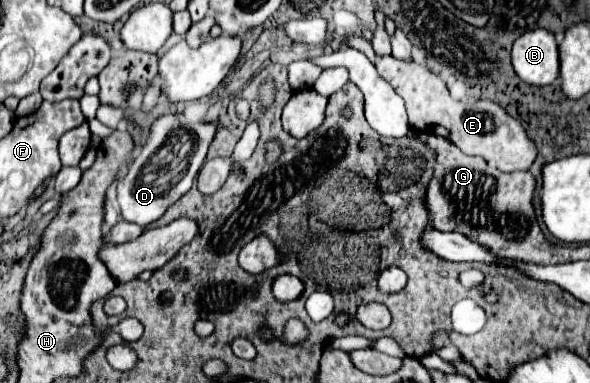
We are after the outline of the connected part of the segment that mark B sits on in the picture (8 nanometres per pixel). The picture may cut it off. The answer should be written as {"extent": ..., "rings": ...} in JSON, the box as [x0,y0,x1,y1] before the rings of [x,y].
{"extent":[512,28,558,86],"rings":[[[536,28],[522,34],[512,48],[512,64],[526,84],[546,86],[558,78],[558,44],[550,30]]]}

